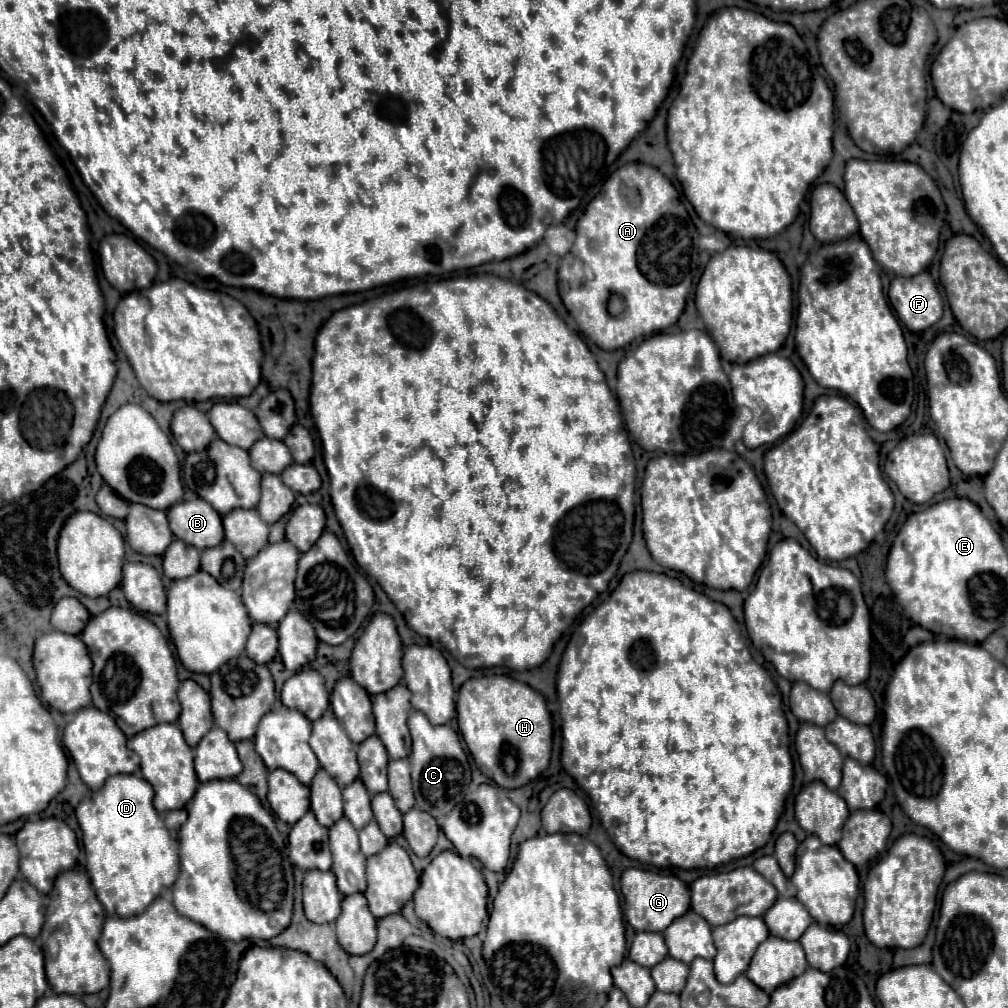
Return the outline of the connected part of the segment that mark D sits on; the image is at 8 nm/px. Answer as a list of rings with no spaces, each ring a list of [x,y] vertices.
[[[120,774],[120,776],[110,776],[100,790],[86,794],[75,809],[82,832],[84,852],[86,852],[86,868],[92,886],[96,890],[96,896],[102,902],[106,914],[128,918],[144,912],[144,908],[156,896],[160,896],[164,890],[168,890],[174,884],[180,872],[178,852],[172,848],[170,834],[164,826],[162,816],[156,812],[152,804],[152,796],[154,796],[154,788],[148,784],[148,780],[144,780],[138,774]]]

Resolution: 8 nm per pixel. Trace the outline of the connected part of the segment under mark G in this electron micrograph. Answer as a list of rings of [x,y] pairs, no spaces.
[[[628,868],[622,872],[624,914],[636,932],[662,932],[676,916],[682,916],[690,908],[688,886],[676,876],[664,876],[642,868]]]

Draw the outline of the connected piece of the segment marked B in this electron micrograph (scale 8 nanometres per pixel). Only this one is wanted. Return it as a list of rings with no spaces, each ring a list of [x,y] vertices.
[[[200,498],[182,500],[168,508],[168,522],[178,540],[196,548],[212,548],[224,540],[220,514]]]

